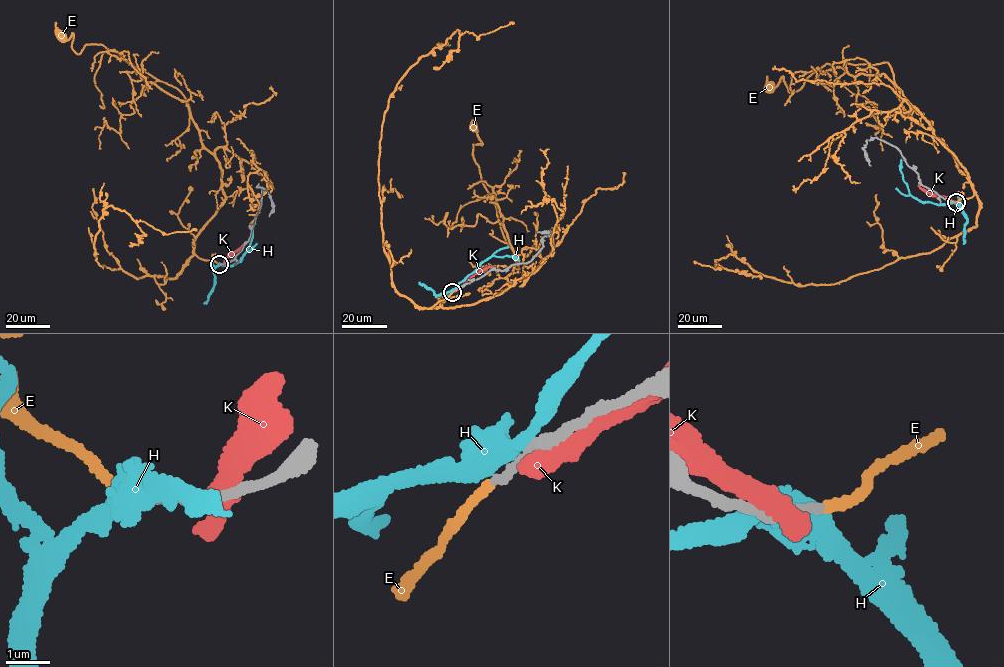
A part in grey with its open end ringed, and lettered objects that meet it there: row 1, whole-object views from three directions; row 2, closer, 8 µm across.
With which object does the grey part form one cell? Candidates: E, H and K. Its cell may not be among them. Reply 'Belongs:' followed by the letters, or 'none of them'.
Belongs: E

